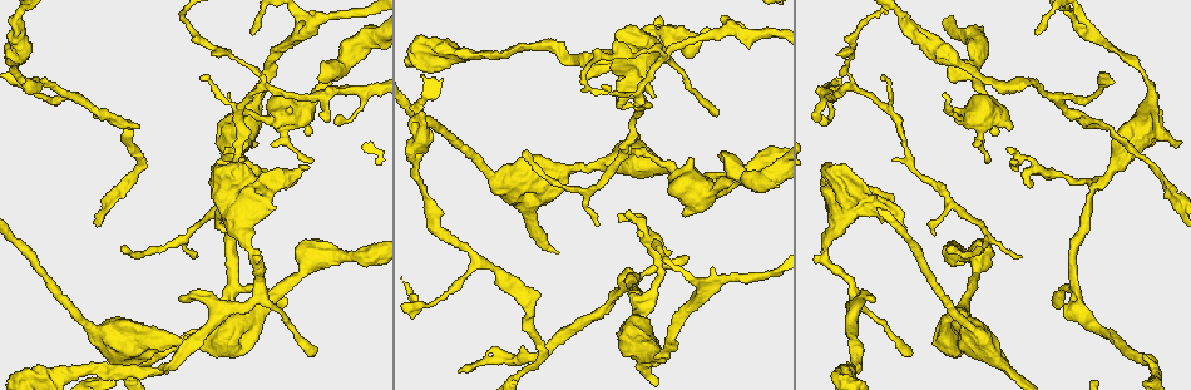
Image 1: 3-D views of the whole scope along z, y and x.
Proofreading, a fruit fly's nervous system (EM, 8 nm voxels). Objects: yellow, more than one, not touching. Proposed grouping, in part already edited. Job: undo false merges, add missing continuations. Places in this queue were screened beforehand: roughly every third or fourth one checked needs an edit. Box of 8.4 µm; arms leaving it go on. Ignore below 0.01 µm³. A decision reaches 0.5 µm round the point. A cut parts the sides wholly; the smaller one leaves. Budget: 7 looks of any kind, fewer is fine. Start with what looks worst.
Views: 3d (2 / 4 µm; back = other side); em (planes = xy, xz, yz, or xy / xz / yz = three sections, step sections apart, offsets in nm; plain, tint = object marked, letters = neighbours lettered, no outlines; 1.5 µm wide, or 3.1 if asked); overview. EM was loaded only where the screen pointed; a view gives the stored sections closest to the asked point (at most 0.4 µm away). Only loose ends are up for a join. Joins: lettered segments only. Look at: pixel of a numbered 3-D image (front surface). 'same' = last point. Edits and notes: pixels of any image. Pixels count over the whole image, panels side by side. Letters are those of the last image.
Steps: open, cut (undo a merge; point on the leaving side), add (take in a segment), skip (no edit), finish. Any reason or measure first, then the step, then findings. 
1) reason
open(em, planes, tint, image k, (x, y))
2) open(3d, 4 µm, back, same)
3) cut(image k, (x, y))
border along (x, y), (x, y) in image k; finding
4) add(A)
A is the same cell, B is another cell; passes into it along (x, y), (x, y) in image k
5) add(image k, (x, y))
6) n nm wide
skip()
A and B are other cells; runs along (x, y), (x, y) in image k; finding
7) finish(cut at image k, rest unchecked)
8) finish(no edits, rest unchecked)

thin end
open(em, yz, step 4, letters, image 1, (631, 147))

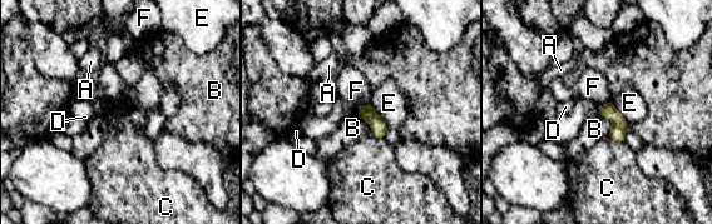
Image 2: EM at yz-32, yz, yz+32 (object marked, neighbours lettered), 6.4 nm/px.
open(em, planes, letters, same)

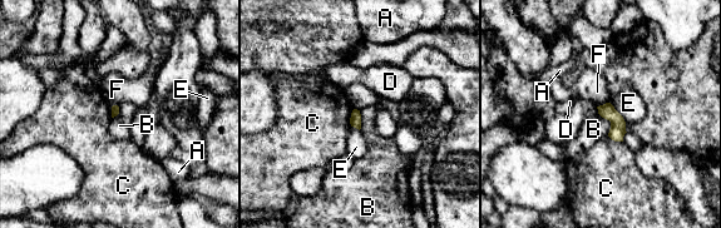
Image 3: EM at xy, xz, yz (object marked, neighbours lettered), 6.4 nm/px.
skip()
A, B, C, D, E and F are other cells; border along (598, 113), (610, 122), (608, 134) in image 3; no lettered segment goes on from it

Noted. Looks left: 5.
free end
open(3d, 4 µm, back, image 1, (707, 28))

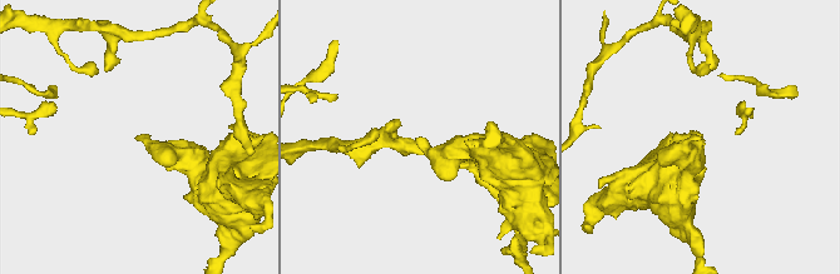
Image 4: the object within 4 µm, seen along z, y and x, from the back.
need the tissue
open(em, planes, letters, image 4, (422, 139))

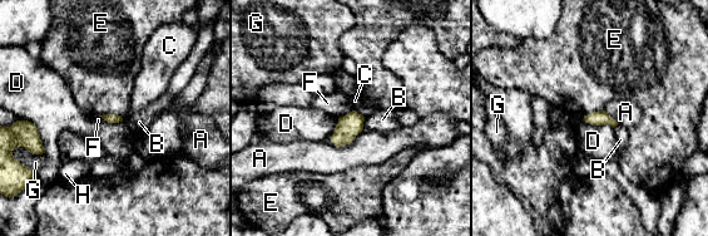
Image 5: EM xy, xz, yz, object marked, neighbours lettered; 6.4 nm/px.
skip()
A, B, C, D, E, F, G and H are other cells; border along (354, 109), (338, 118) in image 5; no lettered segment goes on from it

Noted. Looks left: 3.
open(3d, 2 µm, image 1, (310, 160))

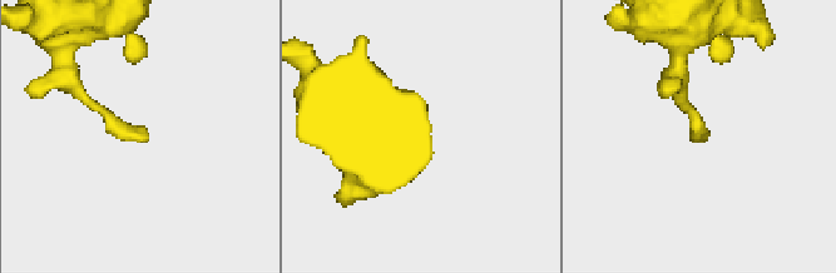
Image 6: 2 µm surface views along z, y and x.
need the tissue
open(em, xz, step 8, tint, image 6, (707, 138))

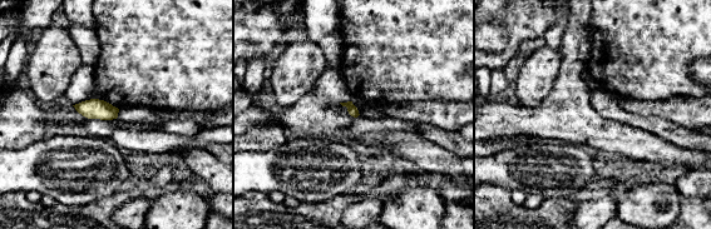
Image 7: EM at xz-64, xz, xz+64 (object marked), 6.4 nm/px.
open(em, planes, letters, same)

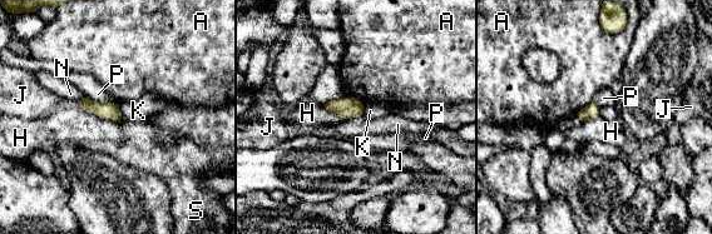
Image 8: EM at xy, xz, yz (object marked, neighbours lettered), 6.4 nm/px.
100 nm wide
skip()
A, H, J, K, N, P and S are other cells; border along (78, 104), (88, 111), (118, 123) in image 8; no lettered segment goes on from it

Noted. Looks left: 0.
finish(no edits, rest unchecked)

